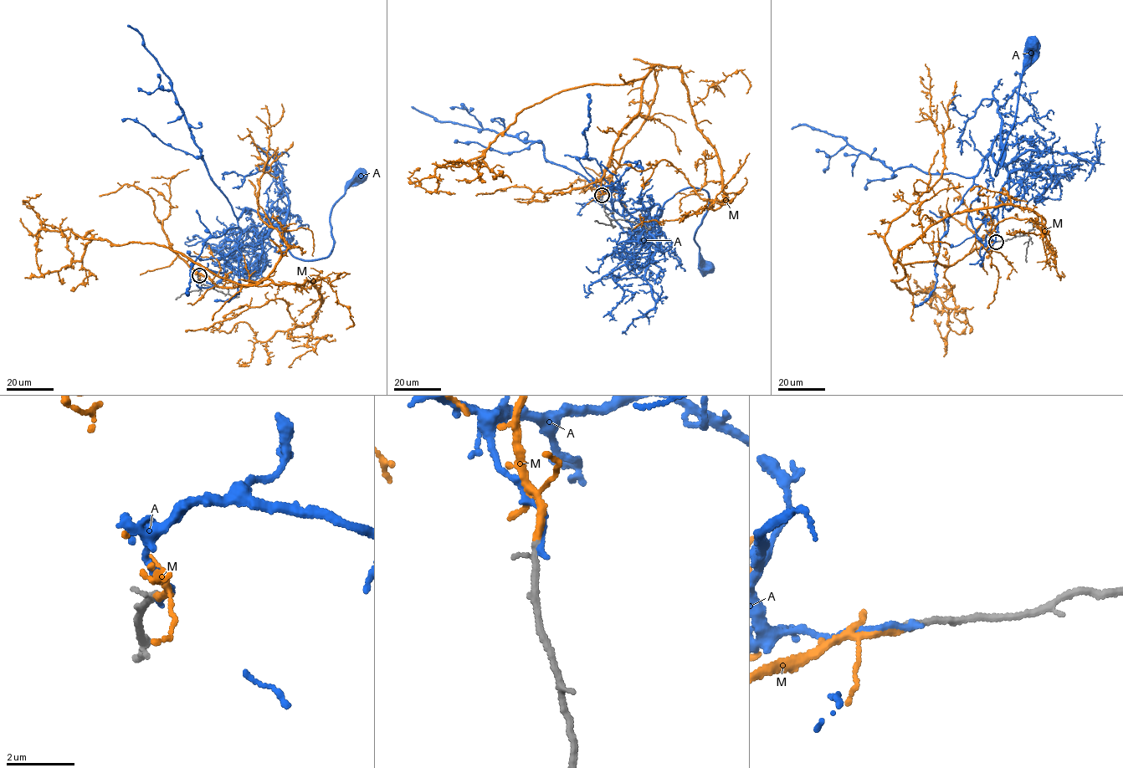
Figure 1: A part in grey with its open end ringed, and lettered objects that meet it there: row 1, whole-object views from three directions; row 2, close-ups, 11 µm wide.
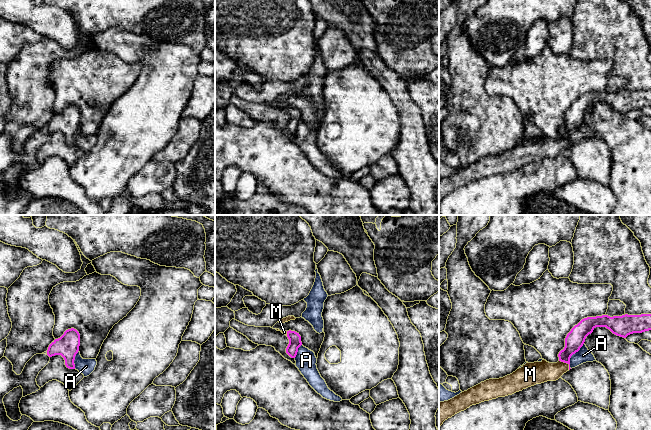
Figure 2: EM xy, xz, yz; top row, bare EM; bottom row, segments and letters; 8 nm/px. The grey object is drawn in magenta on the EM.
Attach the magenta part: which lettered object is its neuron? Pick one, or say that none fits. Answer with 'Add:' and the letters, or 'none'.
Add: M

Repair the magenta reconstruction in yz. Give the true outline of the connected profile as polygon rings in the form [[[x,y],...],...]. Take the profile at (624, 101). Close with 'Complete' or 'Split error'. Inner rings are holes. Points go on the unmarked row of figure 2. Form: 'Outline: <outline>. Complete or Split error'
Outline: [[[651,90],[613,93],[602,91],[582,95],[567,110],[565,123],[559,128],[557,139],[549,139],[544,135],[541,138],[527,138],[510,151],[486,156],[448,177],[439,178],[439,203],[445,196],[472,181],[512,171],[536,160],[558,156],[571,145],[571,132],[580,126],[586,113],[596,103],[606,103],[613,110],[626,114],[633,109],[651,106]]]. Split error

